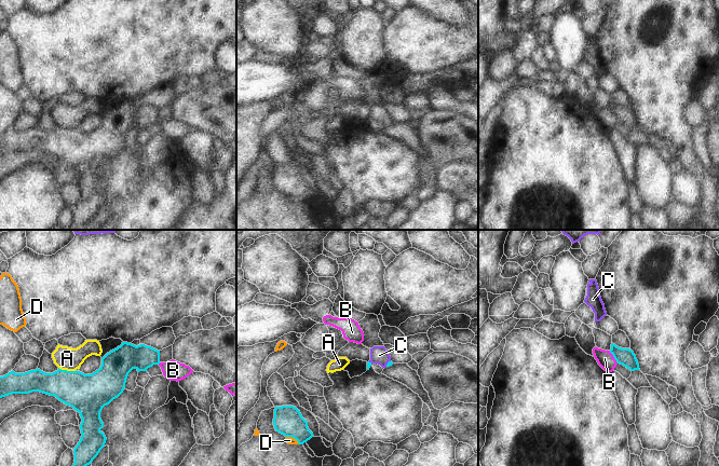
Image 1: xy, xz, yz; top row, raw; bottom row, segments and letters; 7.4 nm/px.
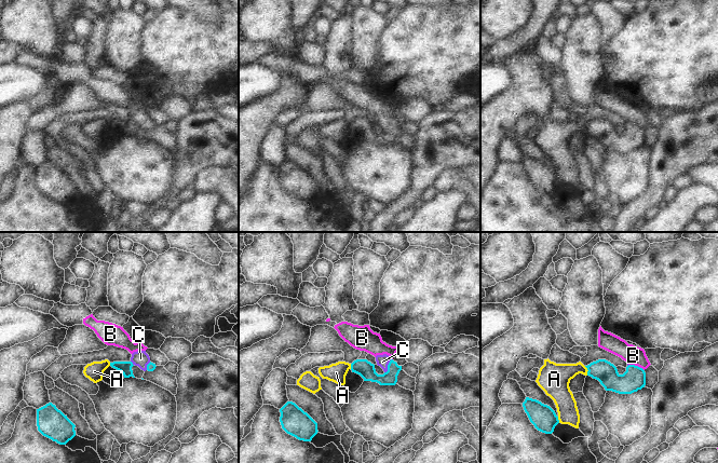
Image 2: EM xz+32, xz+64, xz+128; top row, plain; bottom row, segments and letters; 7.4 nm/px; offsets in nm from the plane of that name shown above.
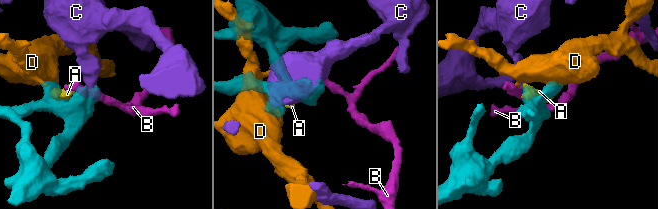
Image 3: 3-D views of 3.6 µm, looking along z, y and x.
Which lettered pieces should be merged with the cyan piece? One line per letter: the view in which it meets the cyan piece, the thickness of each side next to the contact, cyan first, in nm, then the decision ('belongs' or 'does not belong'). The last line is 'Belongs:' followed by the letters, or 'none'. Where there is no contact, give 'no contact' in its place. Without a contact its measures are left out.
A: meets cyan in xy; 300 nm thick on the cyan side, 180 nm on the other; does not belong
B: meets cyan in yz; 130 nm thick on the cyan side, 120 nm on the other; does not belong
C: meets cyan in xz; 30 nm thick on the cyan side, 130 nm on the other; belongs
D: meets cyan in xz; 220 nm thick on the cyan side, 60 nm on the other; does not belong
Belongs: C

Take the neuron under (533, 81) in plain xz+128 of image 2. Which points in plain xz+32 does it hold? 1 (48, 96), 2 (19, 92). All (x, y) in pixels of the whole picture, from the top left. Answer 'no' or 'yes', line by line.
1: yes
2: no

